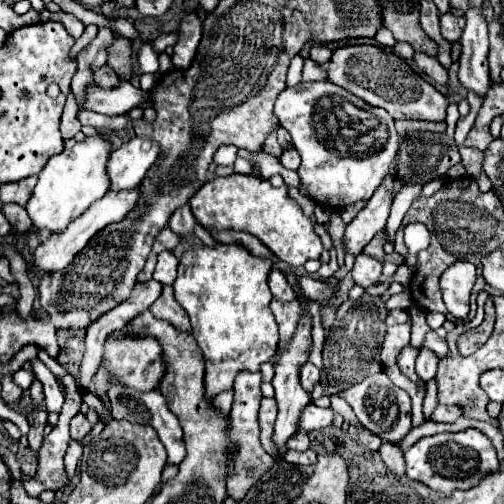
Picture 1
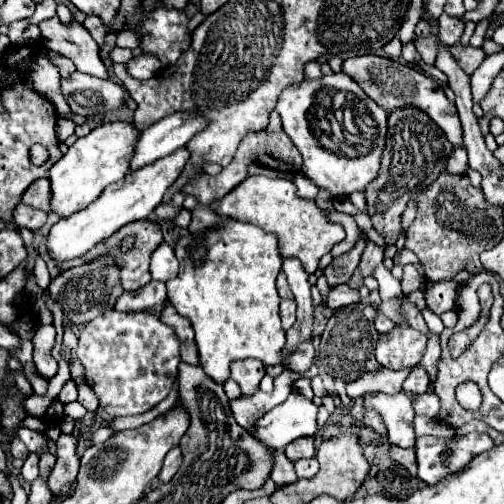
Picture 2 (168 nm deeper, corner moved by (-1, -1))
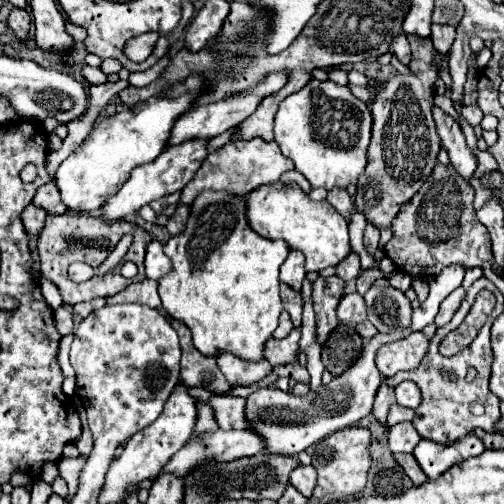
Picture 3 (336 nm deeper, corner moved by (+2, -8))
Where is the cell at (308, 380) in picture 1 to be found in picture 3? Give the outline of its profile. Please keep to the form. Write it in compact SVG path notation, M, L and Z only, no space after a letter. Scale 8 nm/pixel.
M294 328L284 340L274 340L274 338L268 340L264 354L272 366L280 366L296 362L298 350L300 350L300 328Z

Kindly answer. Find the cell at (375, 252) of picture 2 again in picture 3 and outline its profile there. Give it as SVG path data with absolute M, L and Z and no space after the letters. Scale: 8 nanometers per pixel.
M368 224L366 230L364 230L364 246L366 246L366 252L368 252L370 256L376 254L376 250L378 250L378 240L380 240L380 230L378 230L376 226Z

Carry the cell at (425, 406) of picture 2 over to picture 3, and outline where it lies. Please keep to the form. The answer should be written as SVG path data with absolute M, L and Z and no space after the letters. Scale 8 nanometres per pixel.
M392 404L390 414L388 414L388 426L396 424L396 422L404 422L404 420L414 420L416 418L416 410L404 408L400 404Z

